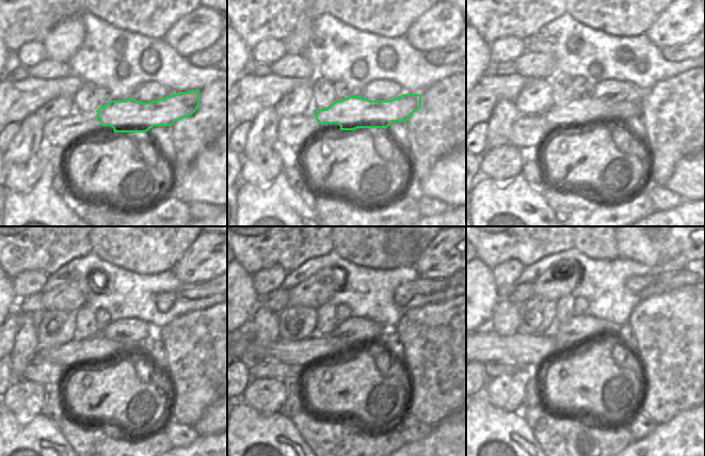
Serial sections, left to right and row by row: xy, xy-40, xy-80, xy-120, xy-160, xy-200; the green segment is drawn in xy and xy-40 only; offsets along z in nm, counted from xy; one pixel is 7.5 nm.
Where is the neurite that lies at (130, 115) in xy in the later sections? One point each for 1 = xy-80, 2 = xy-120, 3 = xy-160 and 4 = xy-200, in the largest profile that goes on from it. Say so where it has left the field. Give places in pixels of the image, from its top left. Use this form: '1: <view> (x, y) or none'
1: xy-80 (583, 111)
2: xy-120 (97, 350)
3: xy-160 (307, 352)
4: xy-200 (524, 350)

